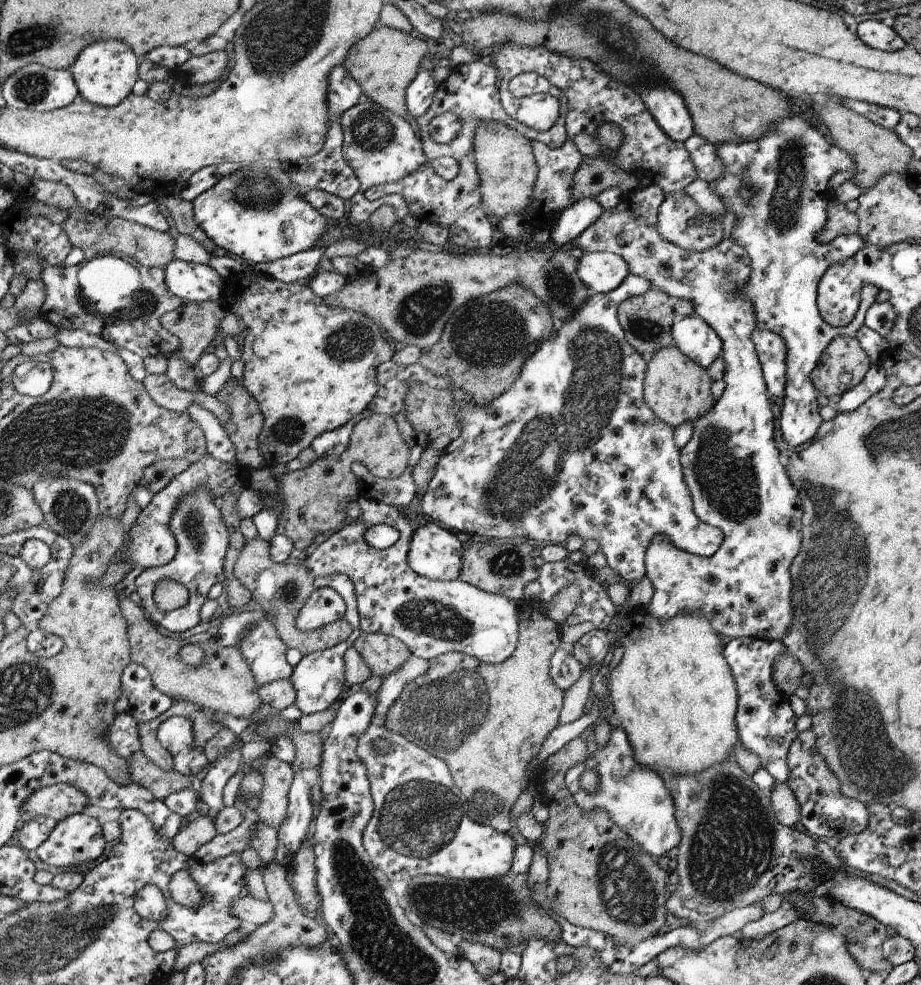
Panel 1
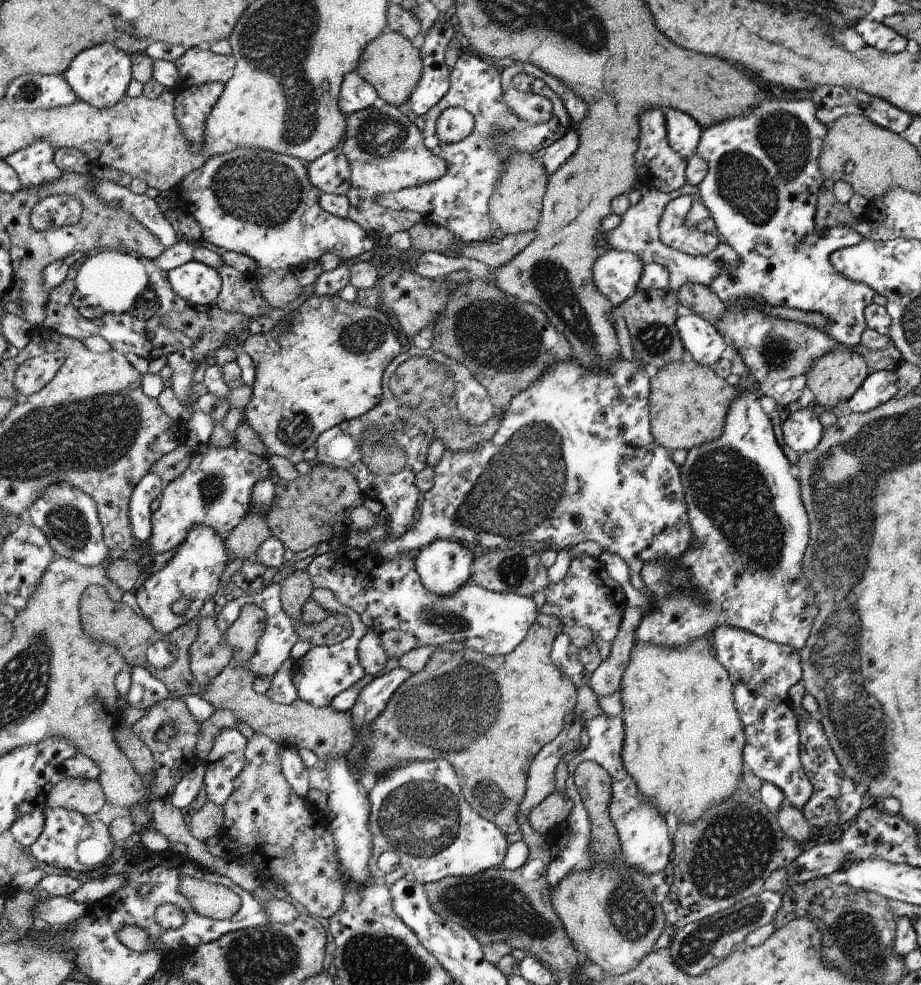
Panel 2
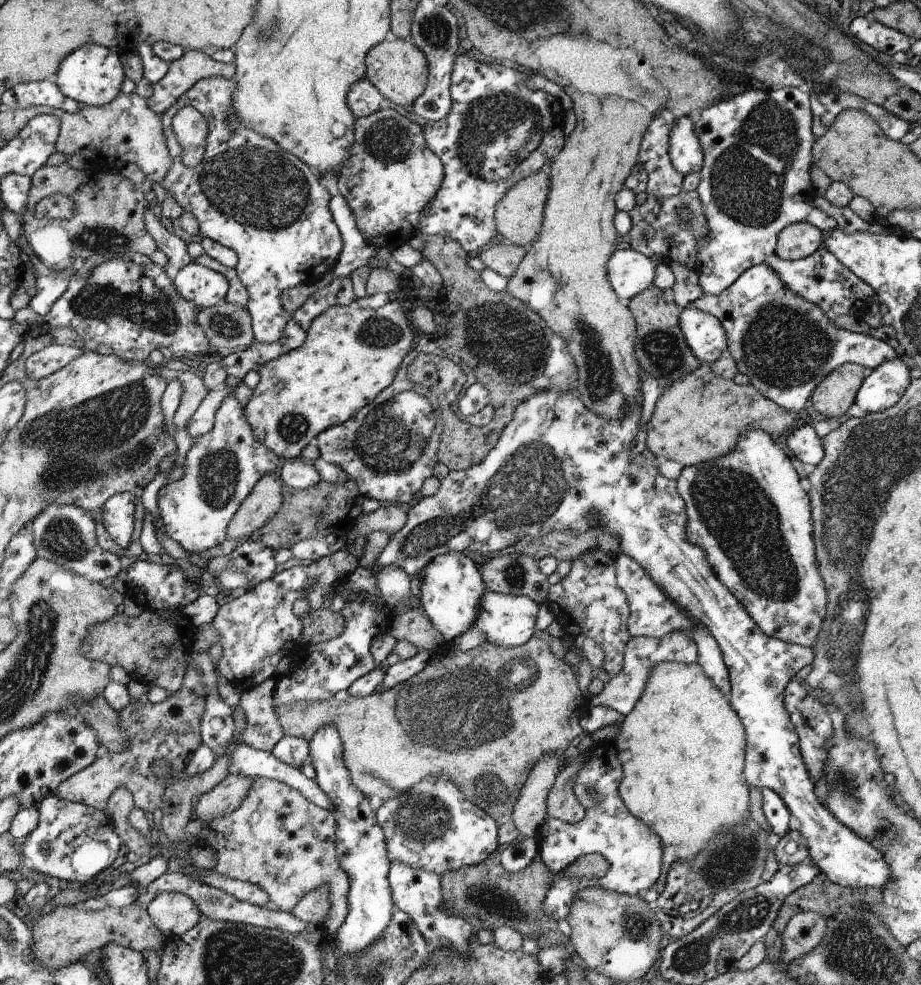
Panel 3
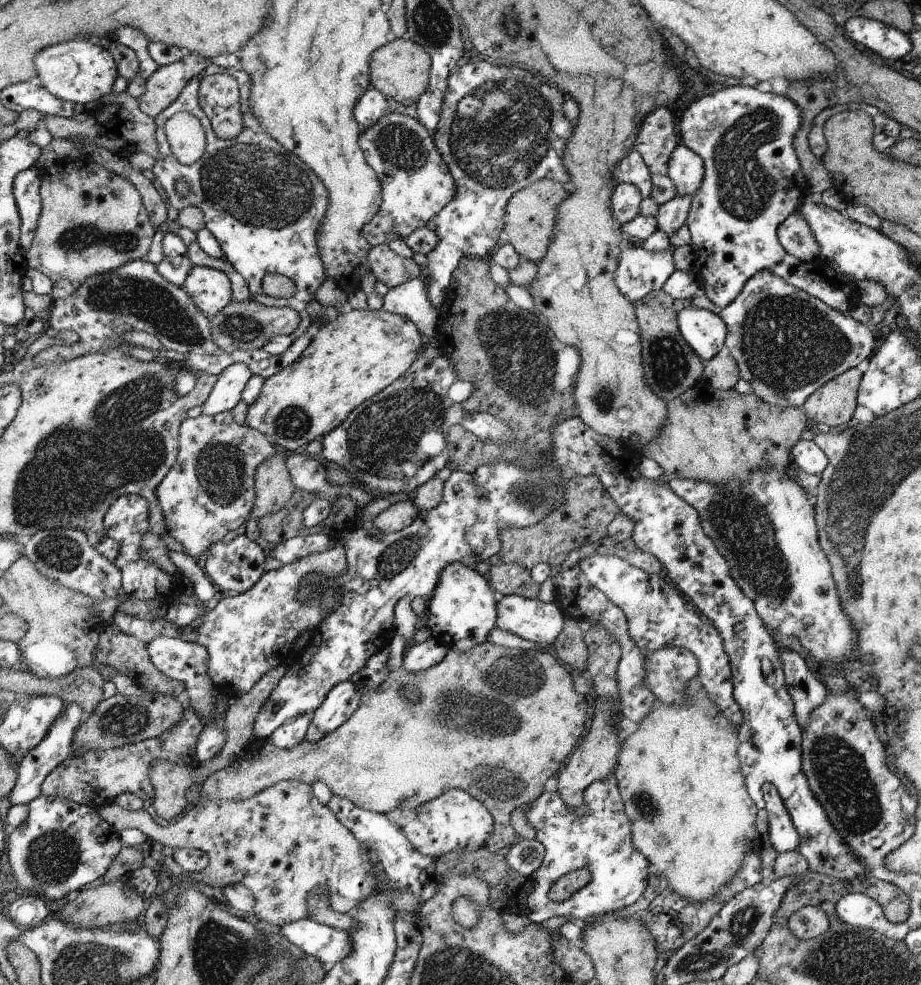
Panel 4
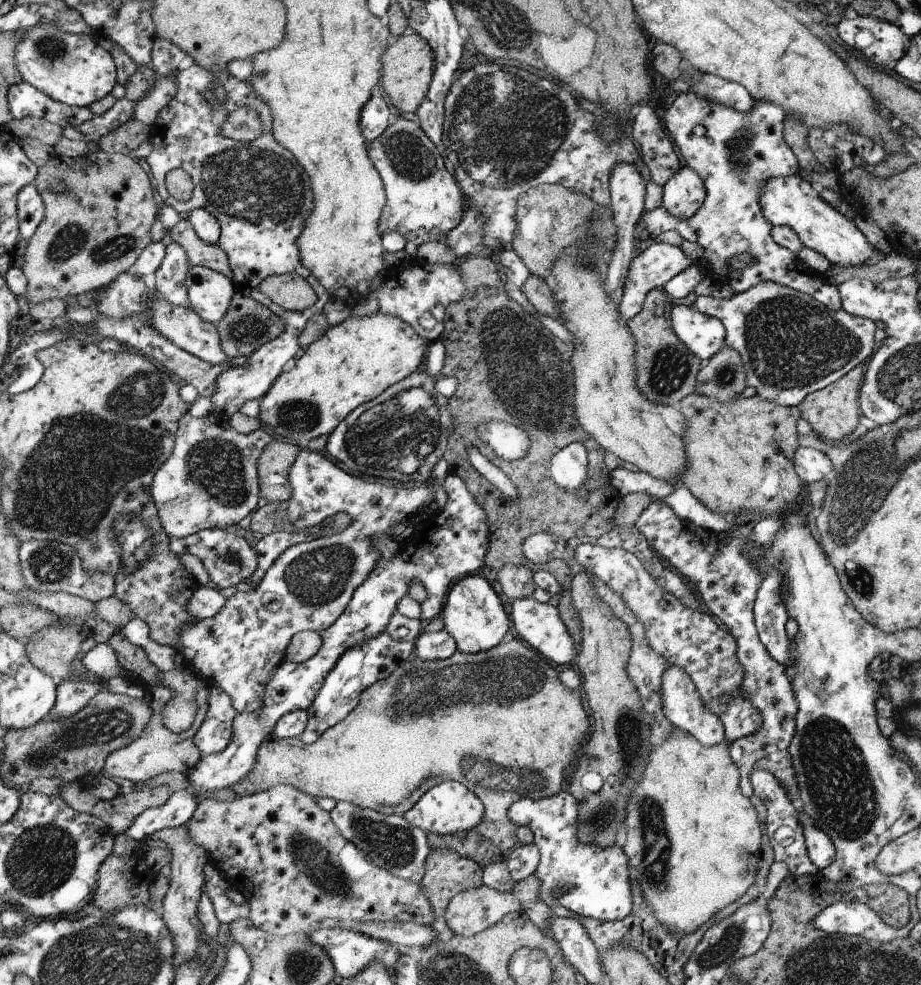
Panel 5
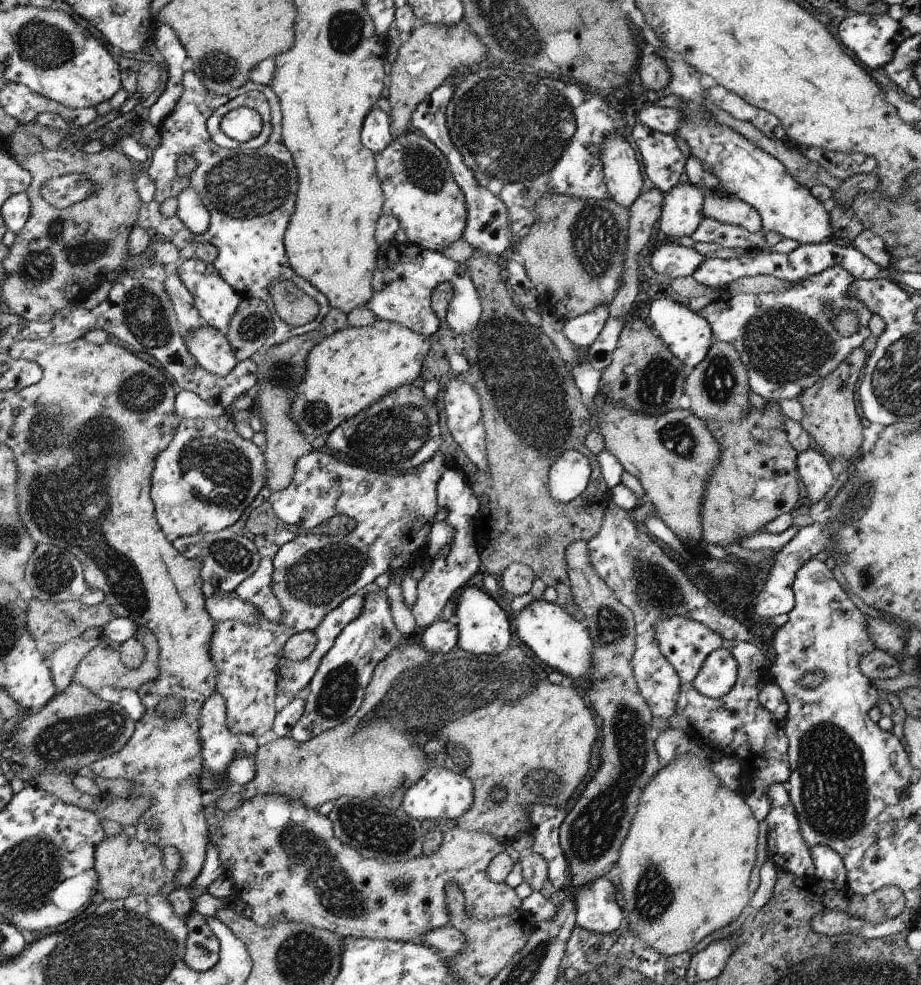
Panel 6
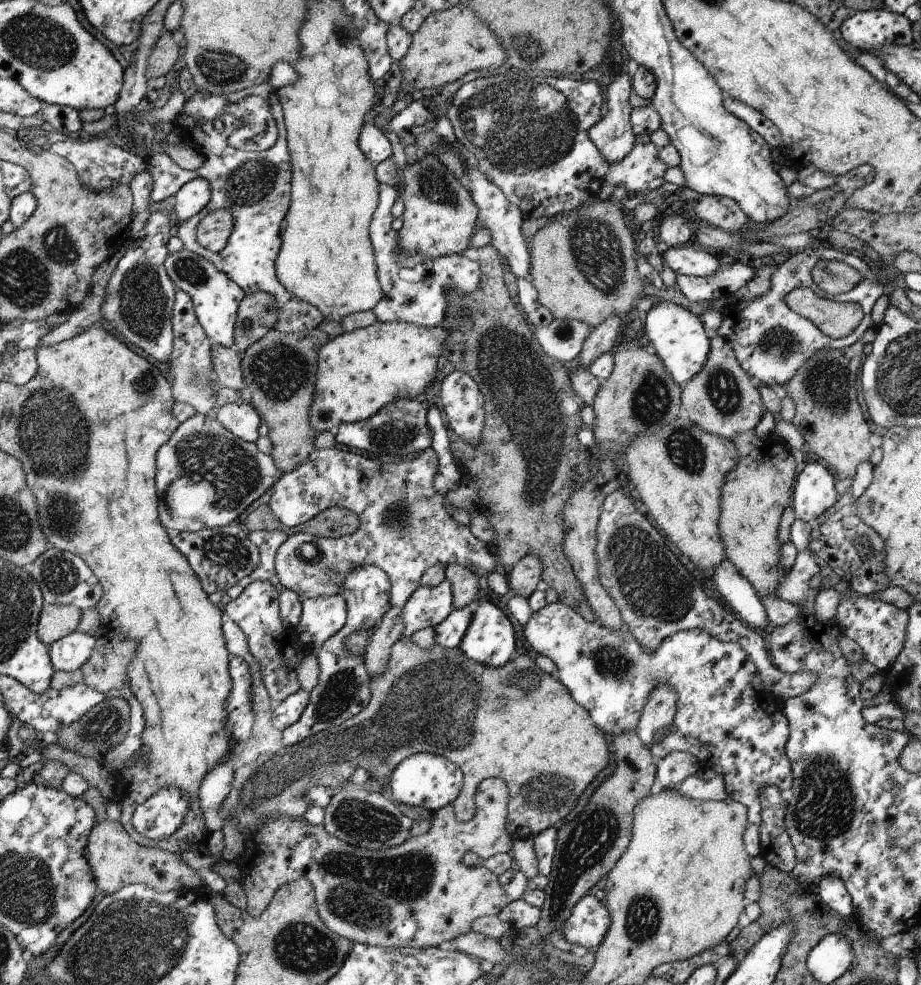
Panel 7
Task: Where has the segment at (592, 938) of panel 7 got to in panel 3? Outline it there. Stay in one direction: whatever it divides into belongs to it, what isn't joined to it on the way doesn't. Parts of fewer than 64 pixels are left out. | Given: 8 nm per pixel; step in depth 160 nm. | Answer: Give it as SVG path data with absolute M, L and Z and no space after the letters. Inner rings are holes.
M595 742L586 758L588 760L584 762L584 768L574 780L574 792L578 802L584 806L586 816L576 824L546 816L537 835L539 858L551 870L553 878L558 878L556 882L552 879L544 902L545 911L557 921L569 916L576 894L583 888L602 887L630 896L642 895L642 890L648 890L648 886L656 884L662 866L662 842L658 842L657 834L644 821L638 820L628 811L621 797L620 782L624 779L624 767L614 742ZM590 852L598 852L610 862L604 878L582 878L576 882L576 878L560 876L560 872L576 862L576 858Z

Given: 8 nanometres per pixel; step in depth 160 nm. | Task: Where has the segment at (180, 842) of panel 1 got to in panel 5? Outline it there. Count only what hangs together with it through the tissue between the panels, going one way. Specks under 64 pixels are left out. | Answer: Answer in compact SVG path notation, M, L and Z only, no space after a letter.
M510 638L502 644L497 644L489 651L476 654L456 650L451 657L444 660L423 661L414 657L409 658L388 678L378 681L368 688L361 695L357 707L342 722L329 728L320 739L315 740L312 744L306 744L300 738L300 735L283 739L272 735L264 740L257 752L256 765L253 766L253 770L245 776L245 779L239 780L229 788L238 797L243 797L278 785L292 785L315 798L330 797L334 798L336 802L348 801L363 809L394 815L394 812L398 812L398 806L406 798L410 798L412 794L418 792L418 796L422 798L424 793L428 792L432 786L444 781L458 781L463 785L467 784L468 788L482 800L485 805L485 819L476 829L501 852L501 850L508 850L508 848L516 846L516 830L518 828L510 820L510 806L520 799L544 799L557 795L562 790L562 780L564 780L566 768L574 760L576 752L582 751L582 742L586 740L588 728L591 726L592 720L588 720L588 714L584 710L584 704L582 704L582 698L580 698L580 689L570 690L570 688L564 686L558 680L558 672L548 664L546 657L542 658L536 649L532 650L531 646L526 646L522 639Z

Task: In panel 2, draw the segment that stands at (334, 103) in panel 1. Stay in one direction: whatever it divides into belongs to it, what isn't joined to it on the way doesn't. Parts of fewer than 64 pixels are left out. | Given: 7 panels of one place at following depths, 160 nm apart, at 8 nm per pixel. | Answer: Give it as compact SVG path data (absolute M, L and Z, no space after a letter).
M355 70L346 76L346 88L342 86L339 104L341 112L349 115L353 112L368 108L377 98L374 87L366 82Z

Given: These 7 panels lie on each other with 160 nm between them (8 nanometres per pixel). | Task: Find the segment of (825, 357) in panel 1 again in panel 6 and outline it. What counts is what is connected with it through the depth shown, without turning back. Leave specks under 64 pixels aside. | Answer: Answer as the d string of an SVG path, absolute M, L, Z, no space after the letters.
M862 348L850 352L850 357L826 379L818 380L814 387L806 388L798 401L804 407L804 418L800 420L802 428L806 434L813 438L818 448L825 450L833 458L852 457L858 452L862 444L862 420L856 414L856 404L854 404L854 386L863 374L866 363L866 352Z

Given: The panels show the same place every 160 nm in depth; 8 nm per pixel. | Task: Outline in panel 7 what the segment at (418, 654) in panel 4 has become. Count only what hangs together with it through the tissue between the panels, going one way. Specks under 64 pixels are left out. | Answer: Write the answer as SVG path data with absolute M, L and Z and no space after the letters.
M478 600L461 609L454 609L436 626L436 644L441 647L458 647L471 621Z

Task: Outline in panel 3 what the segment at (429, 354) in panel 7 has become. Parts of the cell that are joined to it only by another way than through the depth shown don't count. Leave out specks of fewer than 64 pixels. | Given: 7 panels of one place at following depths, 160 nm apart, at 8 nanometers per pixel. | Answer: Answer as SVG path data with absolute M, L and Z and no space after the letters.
M394 300L377 309L348 308L348 312L332 319L330 312L324 310L308 328L306 340L298 350L292 350L278 360L274 358L256 371L259 374L258 385L244 406L244 416L253 428L254 437L273 450L283 462L302 457L301 453L322 432L353 419L366 404L373 403L378 394L390 387L410 352L412 340L410 322L404 316L400 303Z

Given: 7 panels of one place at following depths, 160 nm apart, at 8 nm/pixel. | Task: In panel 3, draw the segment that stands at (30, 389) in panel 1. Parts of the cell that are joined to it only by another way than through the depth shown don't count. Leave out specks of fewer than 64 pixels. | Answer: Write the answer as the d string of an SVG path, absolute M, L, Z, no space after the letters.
M126 253L118 260L86 260L77 266L67 290L54 302L44 322L68 327L82 337L82 348L47 347L28 360L29 376L41 380L67 366L84 352L100 345L110 346L123 360L148 358L158 348L170 348L175 354L196 356L209 352L210 342L196 322L199 309L177 292L177 286L160 265L137 253Z

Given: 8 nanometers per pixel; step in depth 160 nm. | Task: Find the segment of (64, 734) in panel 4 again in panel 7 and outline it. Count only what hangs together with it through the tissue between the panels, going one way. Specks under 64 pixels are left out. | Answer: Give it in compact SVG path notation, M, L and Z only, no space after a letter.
M72 632L57 643L48 646L53 668L64 672L74 672L80 669L92 655L96 639L82 632Z

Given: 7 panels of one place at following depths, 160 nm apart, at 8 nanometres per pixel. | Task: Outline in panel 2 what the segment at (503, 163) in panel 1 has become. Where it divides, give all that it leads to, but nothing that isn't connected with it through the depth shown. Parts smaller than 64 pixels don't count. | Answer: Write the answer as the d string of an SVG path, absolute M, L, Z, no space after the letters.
M516 151L506 162L506 170L489 199L489 219L505 235L518 234L537 228L541 219L543 200L548 190L549 176L533 153Z

